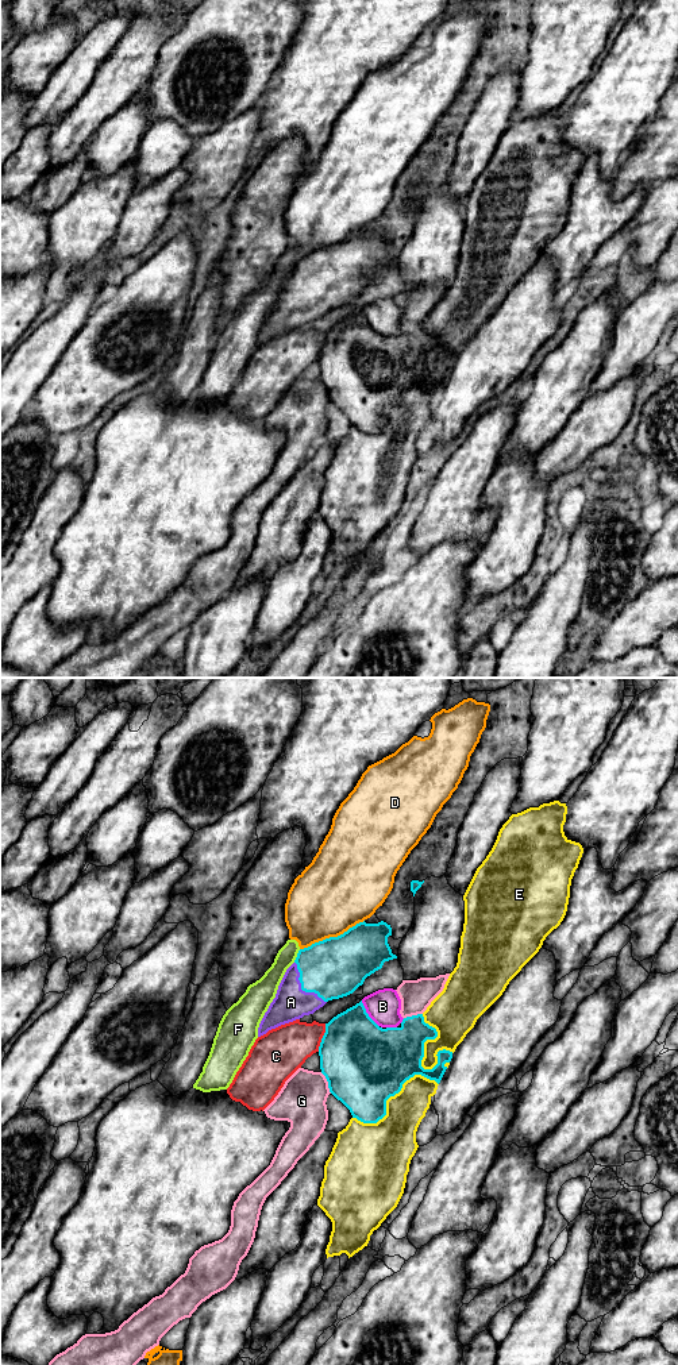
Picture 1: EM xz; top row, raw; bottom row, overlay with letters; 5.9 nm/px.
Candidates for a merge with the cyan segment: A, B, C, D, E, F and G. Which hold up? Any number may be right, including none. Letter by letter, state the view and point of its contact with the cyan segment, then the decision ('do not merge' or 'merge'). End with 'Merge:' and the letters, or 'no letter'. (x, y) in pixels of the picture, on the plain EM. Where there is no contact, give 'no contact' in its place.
A: meets cyan in xz at (301, 296); merge
B: meets cyan in xz at (368, 323); do not merge
C: meets cyan in xz at (323, 346); do not merge
D: meets cyan in xz at (331, 246); do not merge
E: meets cyan in xz at (426, 349); do not merge
F: meets cyan in xz at (297, 265); do not merge
G: meets cyan in xz at (328, 392); do not merge
Merge: A

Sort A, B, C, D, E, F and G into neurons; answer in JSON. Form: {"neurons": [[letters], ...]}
{"neurons": [["A"], ["B"], ["C"], ["D"], ["E", "G"], ["F"]]}

